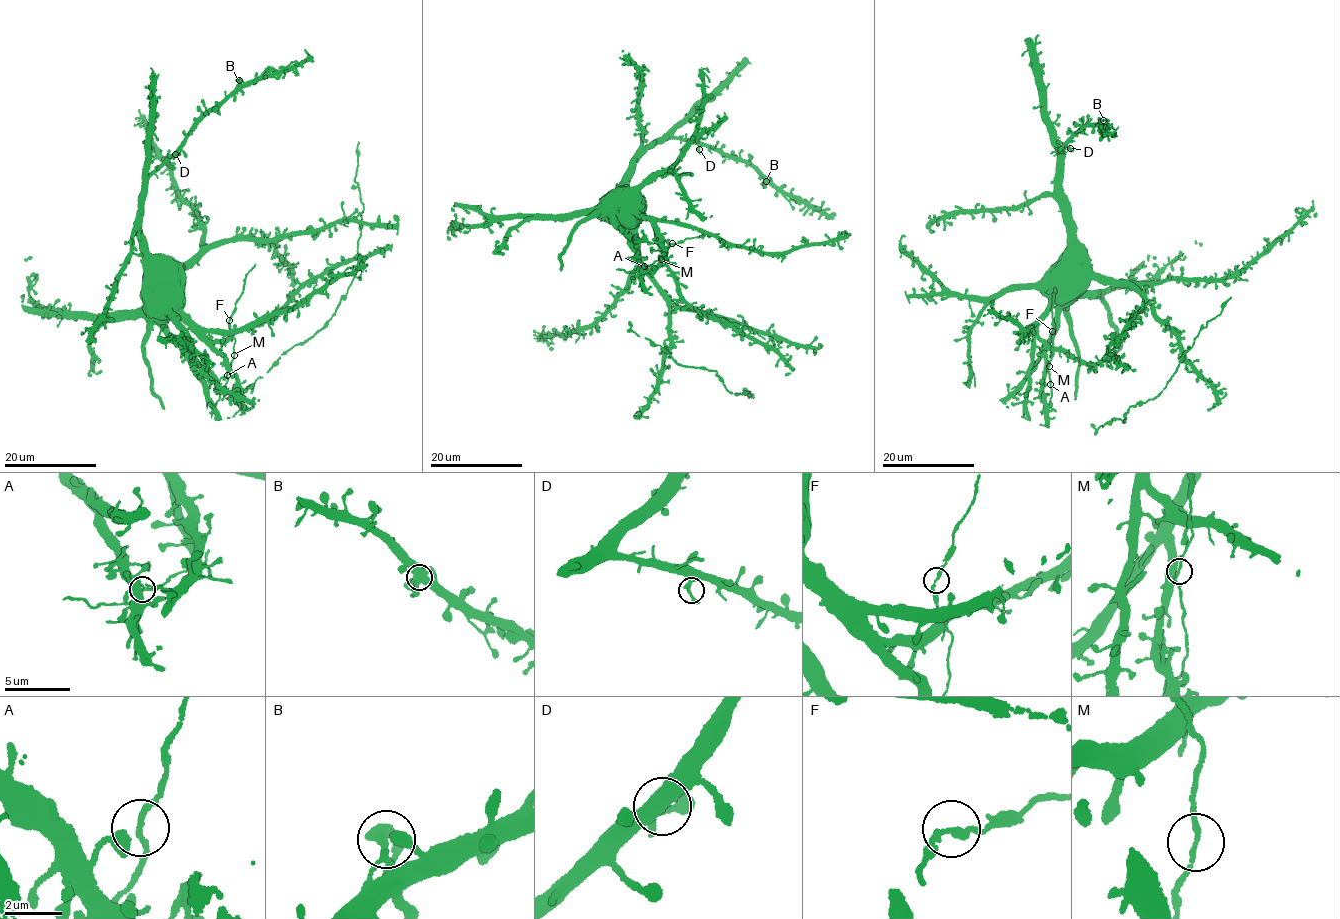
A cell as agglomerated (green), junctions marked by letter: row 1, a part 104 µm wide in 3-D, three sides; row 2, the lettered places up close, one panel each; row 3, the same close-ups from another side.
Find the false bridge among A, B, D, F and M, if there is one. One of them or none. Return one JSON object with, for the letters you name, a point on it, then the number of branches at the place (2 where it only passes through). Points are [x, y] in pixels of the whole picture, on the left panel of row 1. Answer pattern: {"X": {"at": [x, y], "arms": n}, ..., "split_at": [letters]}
{"split_at": []}

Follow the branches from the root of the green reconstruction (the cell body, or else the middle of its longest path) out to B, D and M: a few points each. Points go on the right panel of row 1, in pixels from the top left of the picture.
B: (1053, 277), (1067, 245), (1067, 214), (1060, 190), (1062, 147), (1075, 132), (1103, 120)
D: (1053, 277), (1067, 236), (1066, 211), (1060, 190), (1060, 150), (1070, 148)
M: (1053, 277), (1054, 298), (1037, 330), (1039, 337), (1054, 349), (1049, 366)

